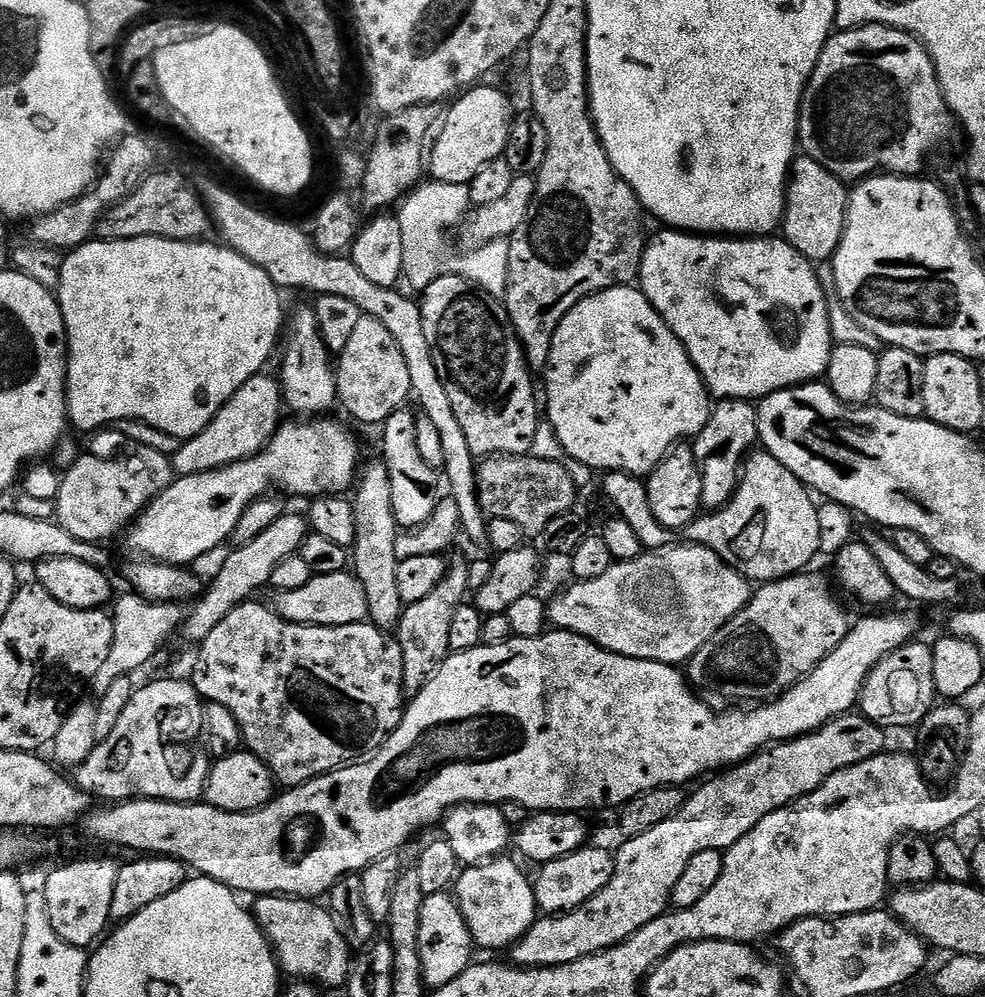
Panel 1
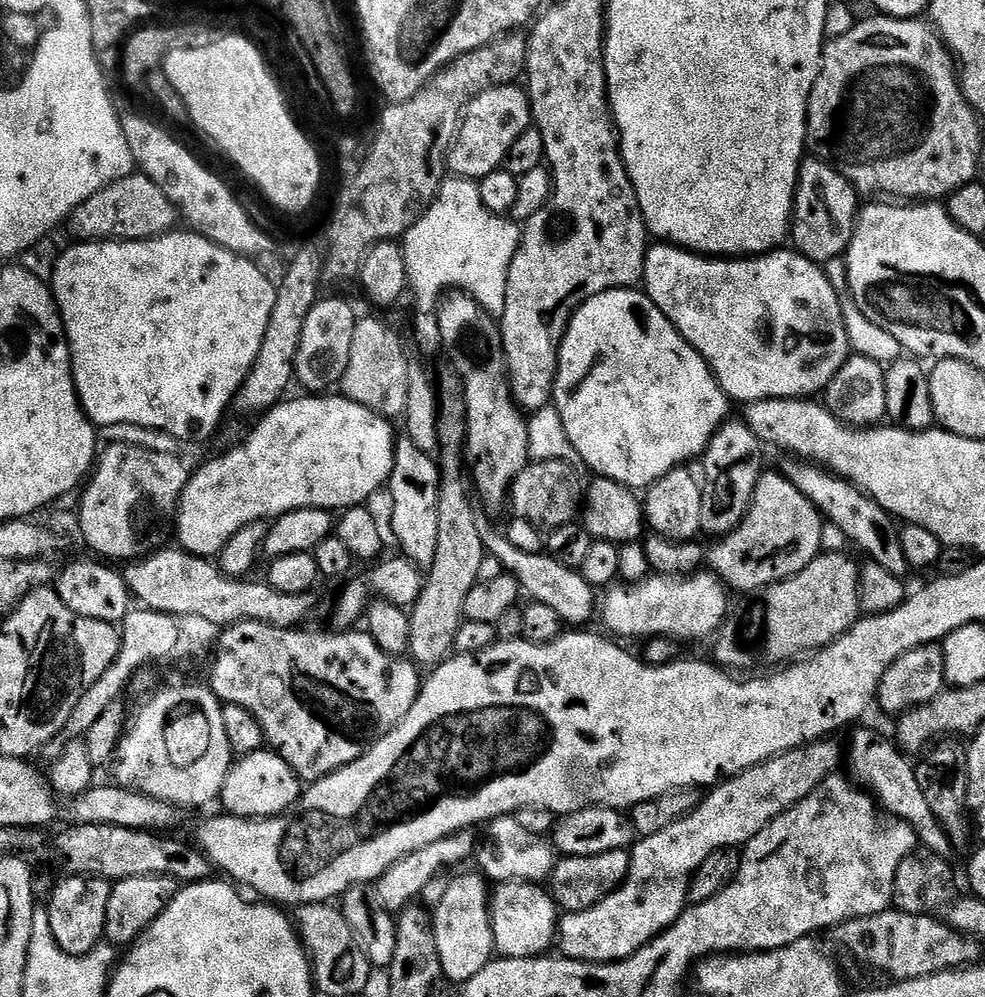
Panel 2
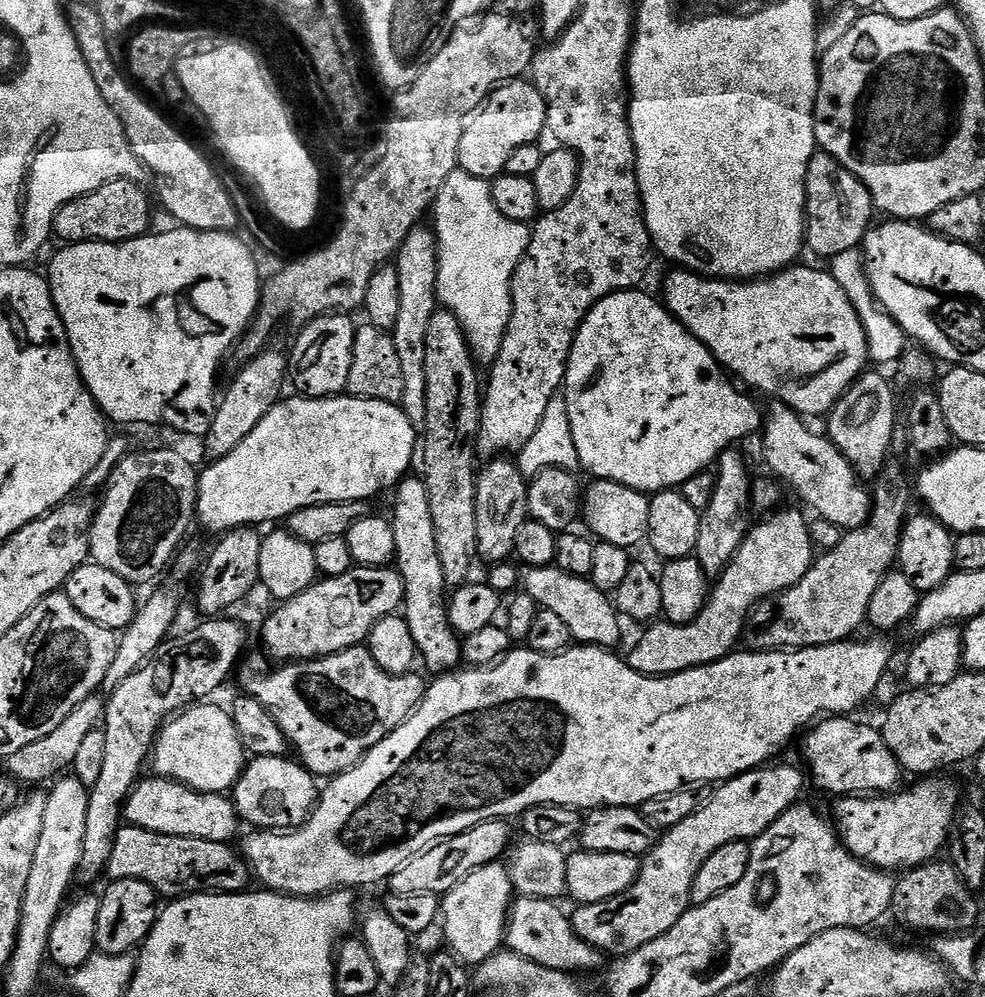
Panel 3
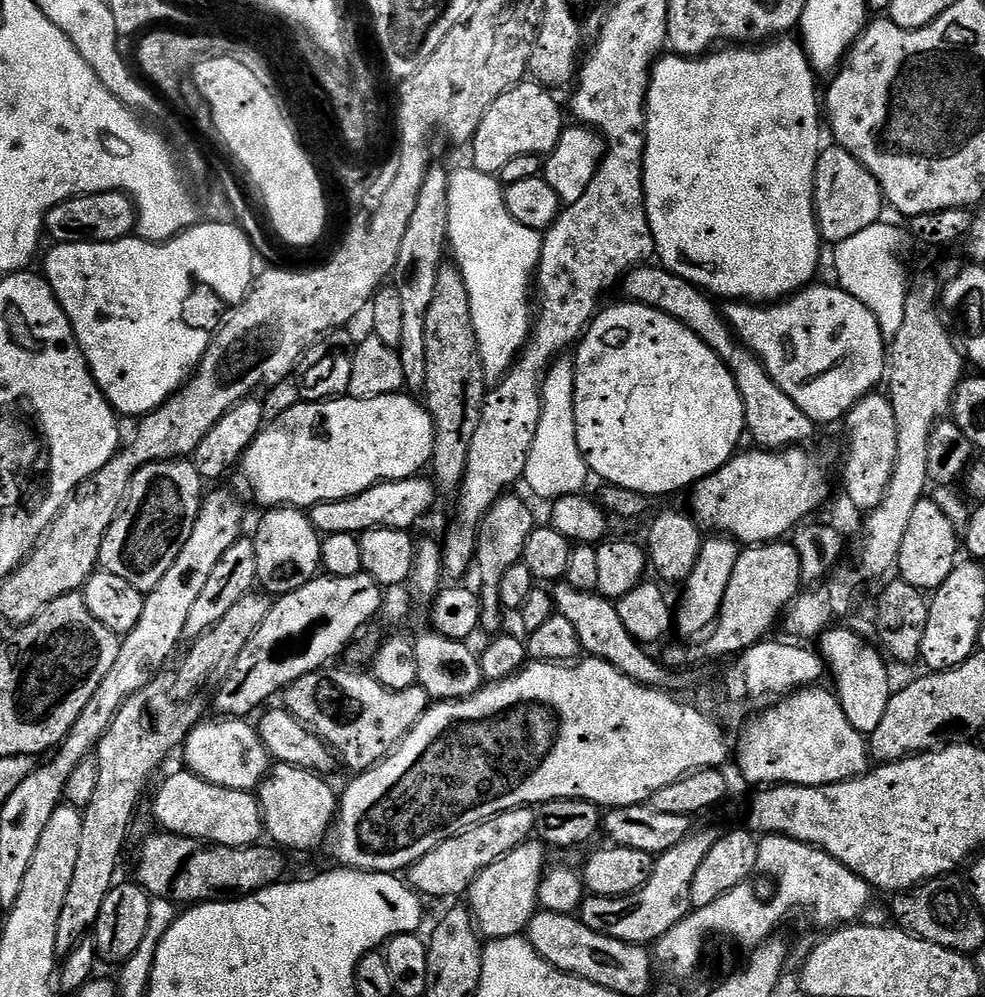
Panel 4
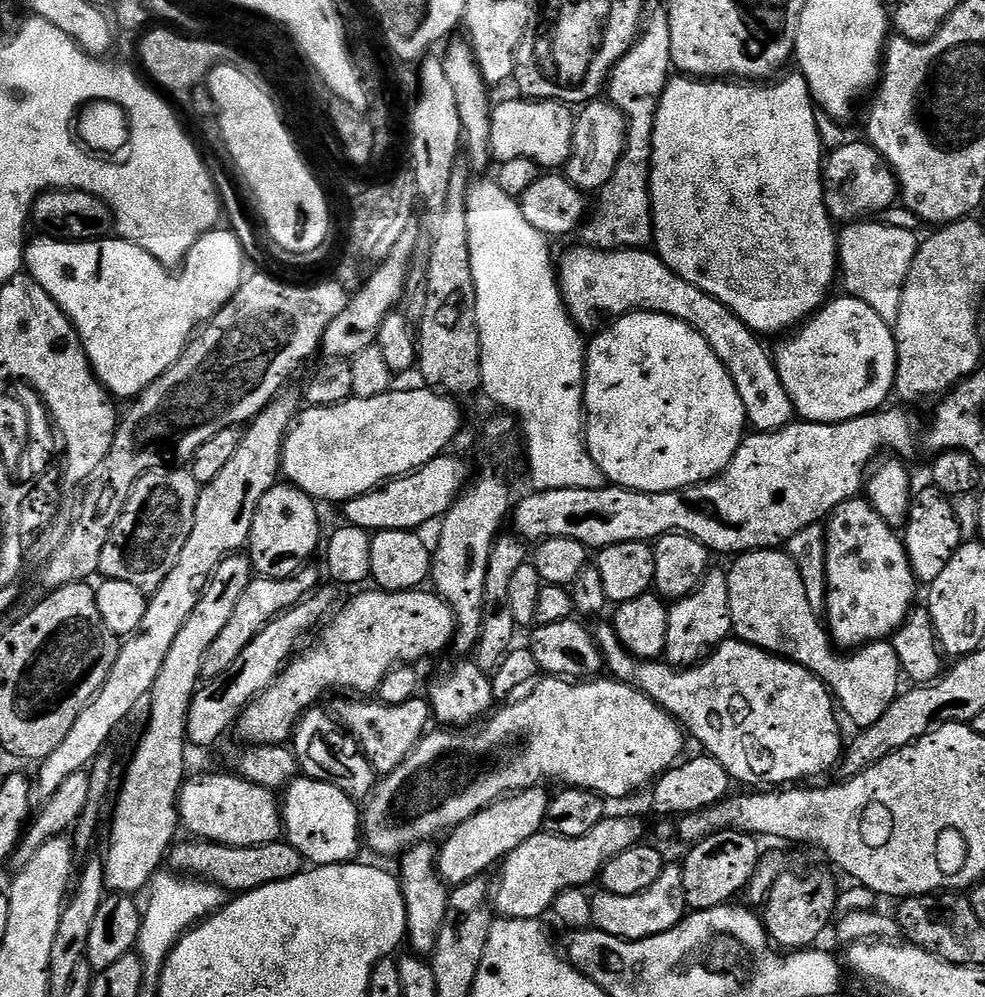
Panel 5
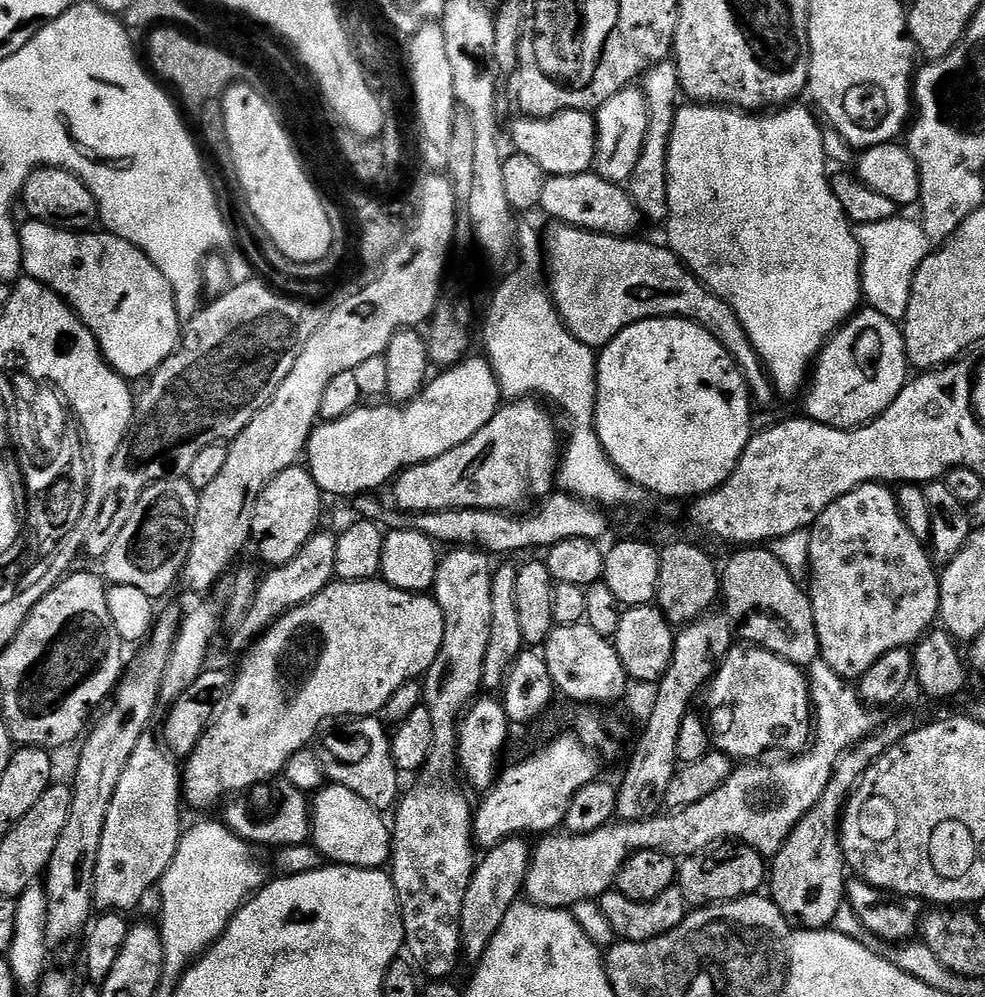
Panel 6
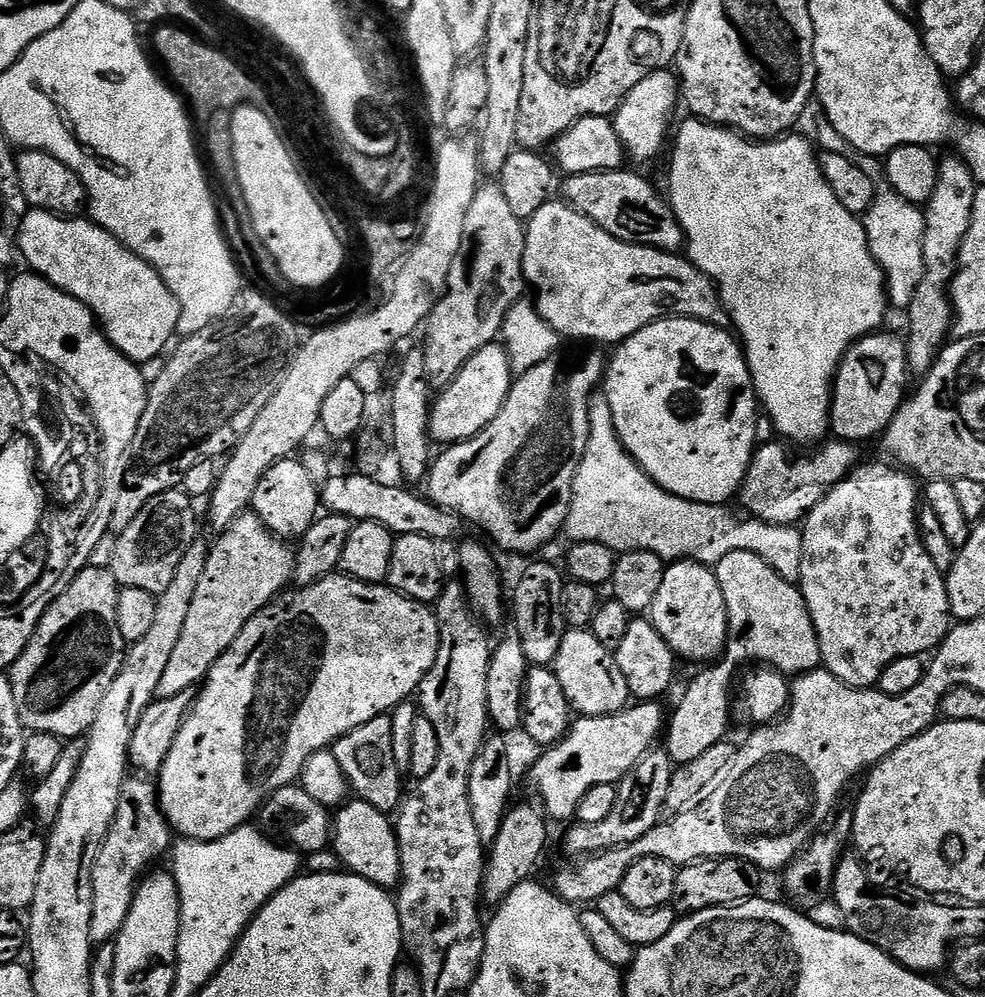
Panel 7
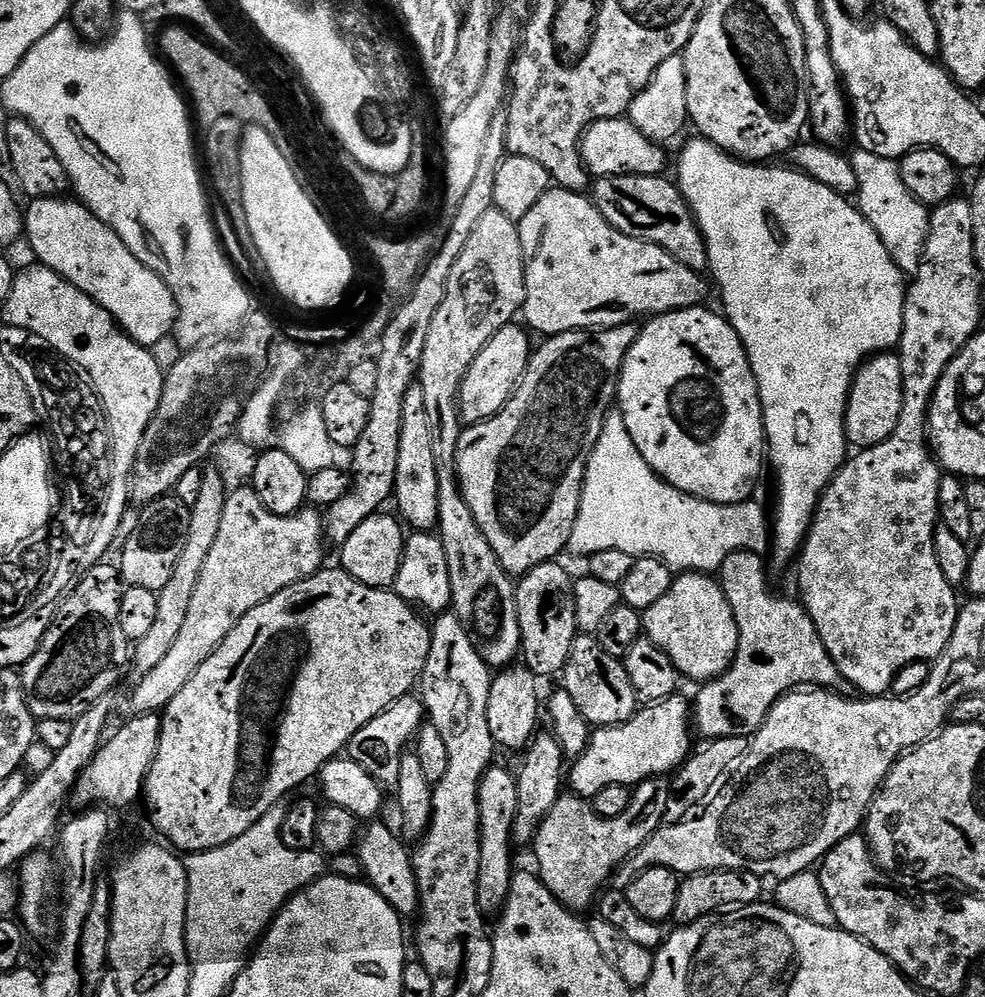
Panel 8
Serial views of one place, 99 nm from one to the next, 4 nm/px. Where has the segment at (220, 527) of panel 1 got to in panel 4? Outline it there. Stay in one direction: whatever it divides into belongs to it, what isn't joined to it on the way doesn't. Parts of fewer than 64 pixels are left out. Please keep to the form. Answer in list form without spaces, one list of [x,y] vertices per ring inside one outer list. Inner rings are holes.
[[[405,394],[354,400],[333,398],[319,402],[296,402],[284,416],[269,419],[258,438],[246,450],[242,461],[244,480],[252,496],[265,509],[291,506],[311,510],[324,500],[345,500],[386,480],[409,480],[429,467],[434,450],[436,427],[427,407]]]

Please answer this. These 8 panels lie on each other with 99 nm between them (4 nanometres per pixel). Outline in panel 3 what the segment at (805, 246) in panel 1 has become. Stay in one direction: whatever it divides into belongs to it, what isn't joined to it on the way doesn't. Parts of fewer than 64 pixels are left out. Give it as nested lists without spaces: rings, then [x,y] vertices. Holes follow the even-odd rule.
[[[822,151],[810,158],[810,166],[806,170],[806,248],[816,256],[829,256],[835,258],[844,256],[846,250],[859,249],[863,245],[864,237],[870,231],[873,223],[874,209],[872,196],[866,186],[850,170],[846,170],[838,161]]]

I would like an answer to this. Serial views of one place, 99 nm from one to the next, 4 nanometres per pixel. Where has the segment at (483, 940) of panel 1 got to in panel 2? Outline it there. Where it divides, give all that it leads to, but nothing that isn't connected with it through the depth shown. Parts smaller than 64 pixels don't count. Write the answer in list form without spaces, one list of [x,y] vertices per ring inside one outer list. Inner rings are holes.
[[[500,882],[490,896],[496,952],[514,958],[543,956],[558,936],[558,905],[539,884]]]

